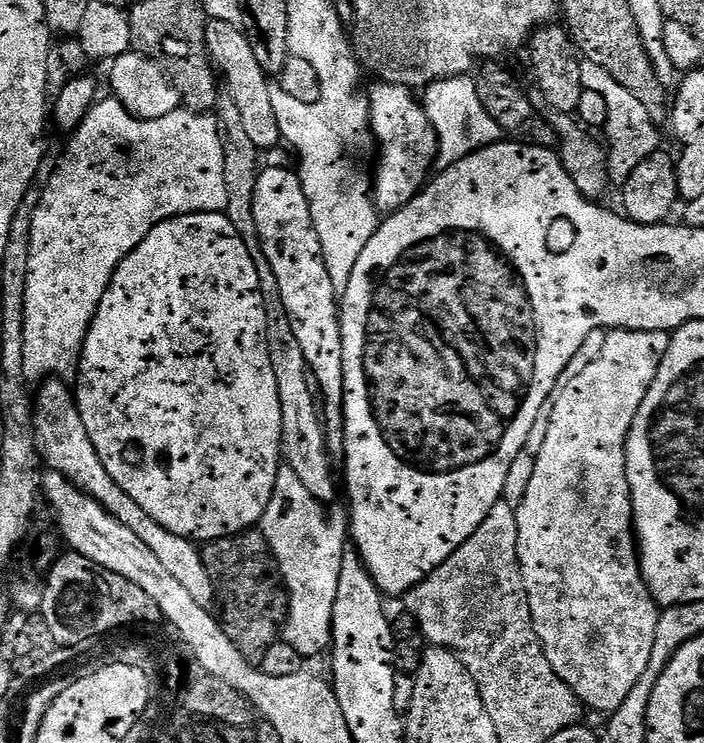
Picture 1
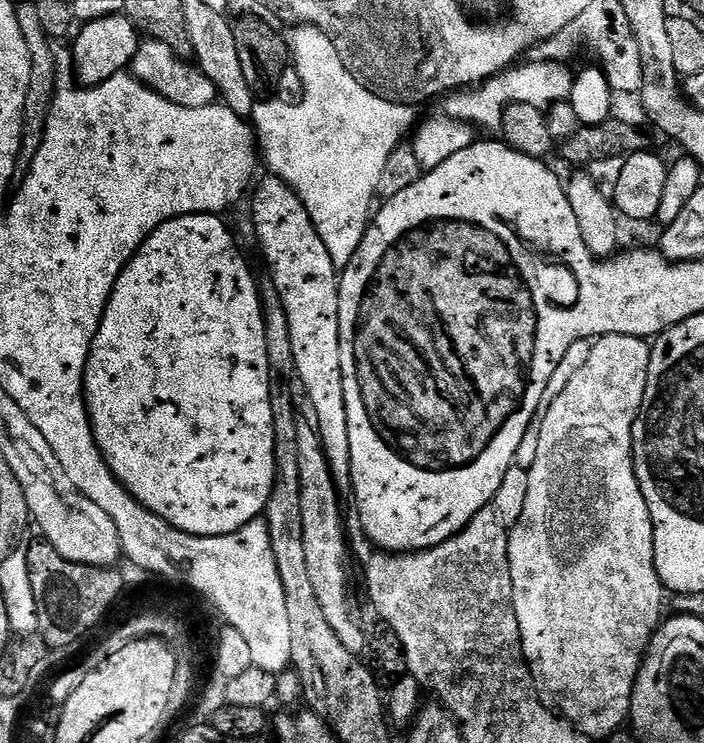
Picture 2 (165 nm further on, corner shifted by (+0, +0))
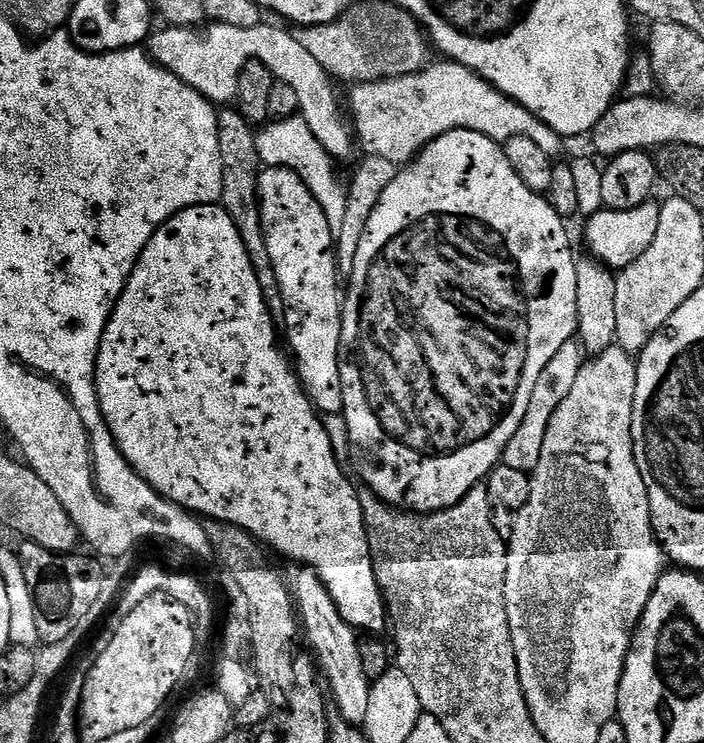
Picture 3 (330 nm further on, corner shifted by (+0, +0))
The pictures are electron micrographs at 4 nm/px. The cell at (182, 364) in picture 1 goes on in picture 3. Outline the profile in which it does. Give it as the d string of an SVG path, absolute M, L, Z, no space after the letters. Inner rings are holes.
M203 204L182 210L165 222L153 234L150 242L146 242L118 302L112 307L108 324L100 333L100 348L94 354L96 397L100 403L100 413L126 462L159 496L197 517L238 526L255 536L261 545L267 546L273 553L281 552L288 560L312 560L316 556L316 576L323 582L345 622L361 633L380 634L386 628L386 609L384 595L380 593L374 574L360 493L357 485L352 485L347 474L340 469L336 452L328 445L328 432L320 421L323 420L321 413L313 408L282 344L280 349L276 332L277 325L272 323L272 316L262 298L262 286L258 286L254 266L250 266L250 254L246 254L246 246L242 246L242 238L238 238L238 226L230 222L230 214L226 214L220 204Z

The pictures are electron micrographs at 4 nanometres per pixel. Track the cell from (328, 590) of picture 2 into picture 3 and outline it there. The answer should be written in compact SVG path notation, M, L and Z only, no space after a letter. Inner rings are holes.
M313 569L302 571L294 580L294 600L297 605L298 616L301 621L302 630L305 641L311 648L313 655L317 658L321 669L324 670L328 676L328 690L336 702L339 710L339 717L345 720L350 725L360 726L366 718L368 712L368 703L370 701L370 687L371 681L365 676L365 671L362 667L361 650L357 631L350 627L348 623L341 616L341 612L334 606L333 599L330 598L329 592L326 590L323 582L317 578Z

